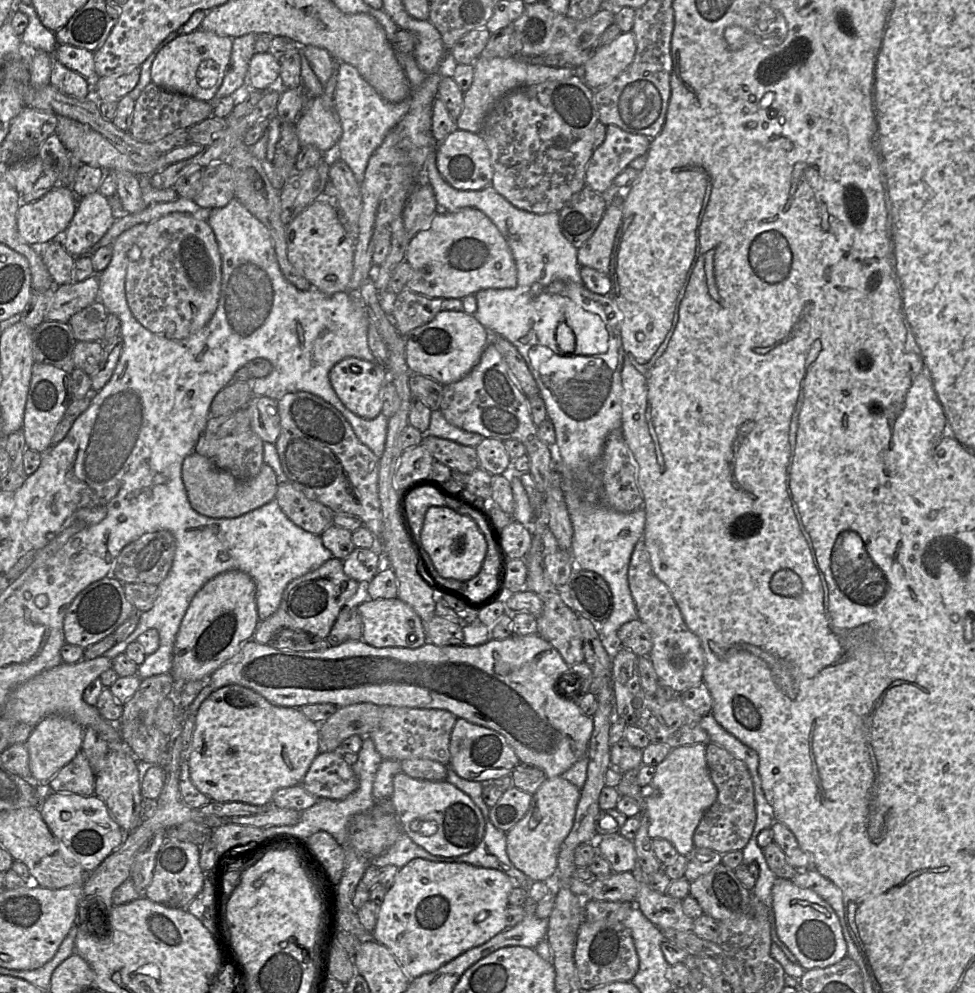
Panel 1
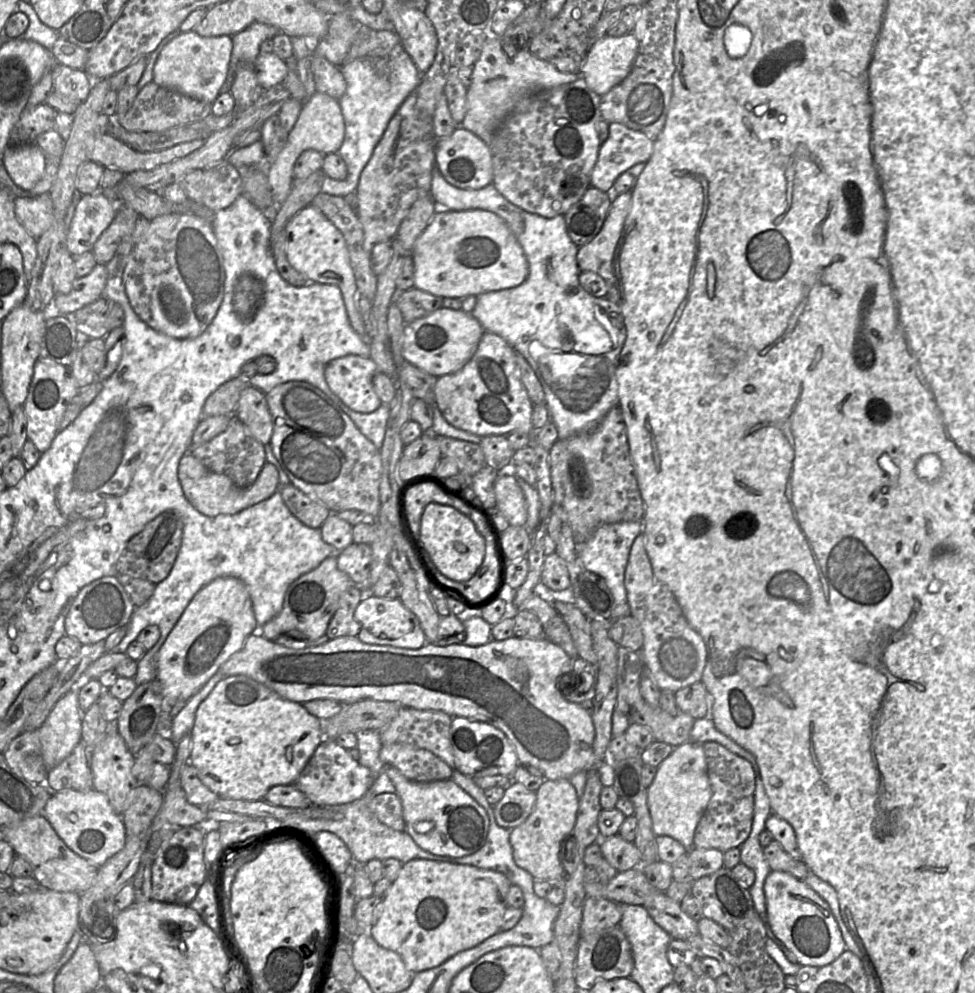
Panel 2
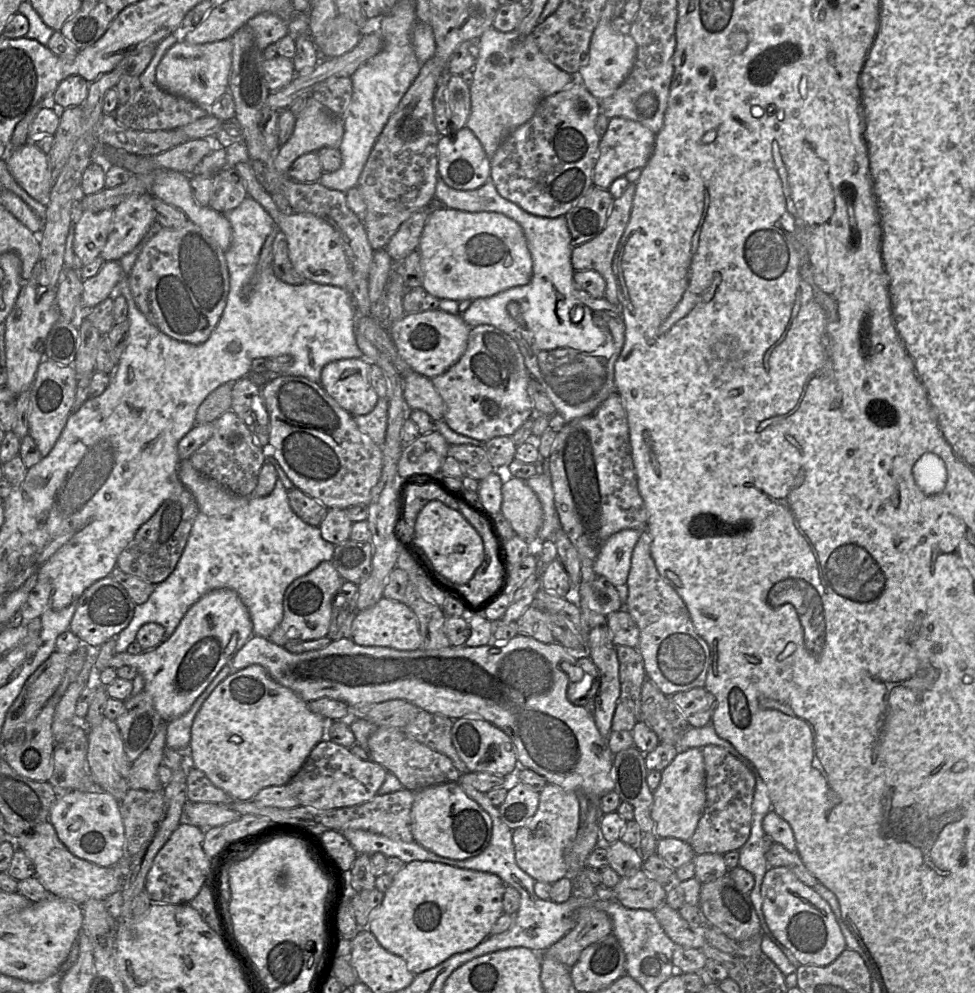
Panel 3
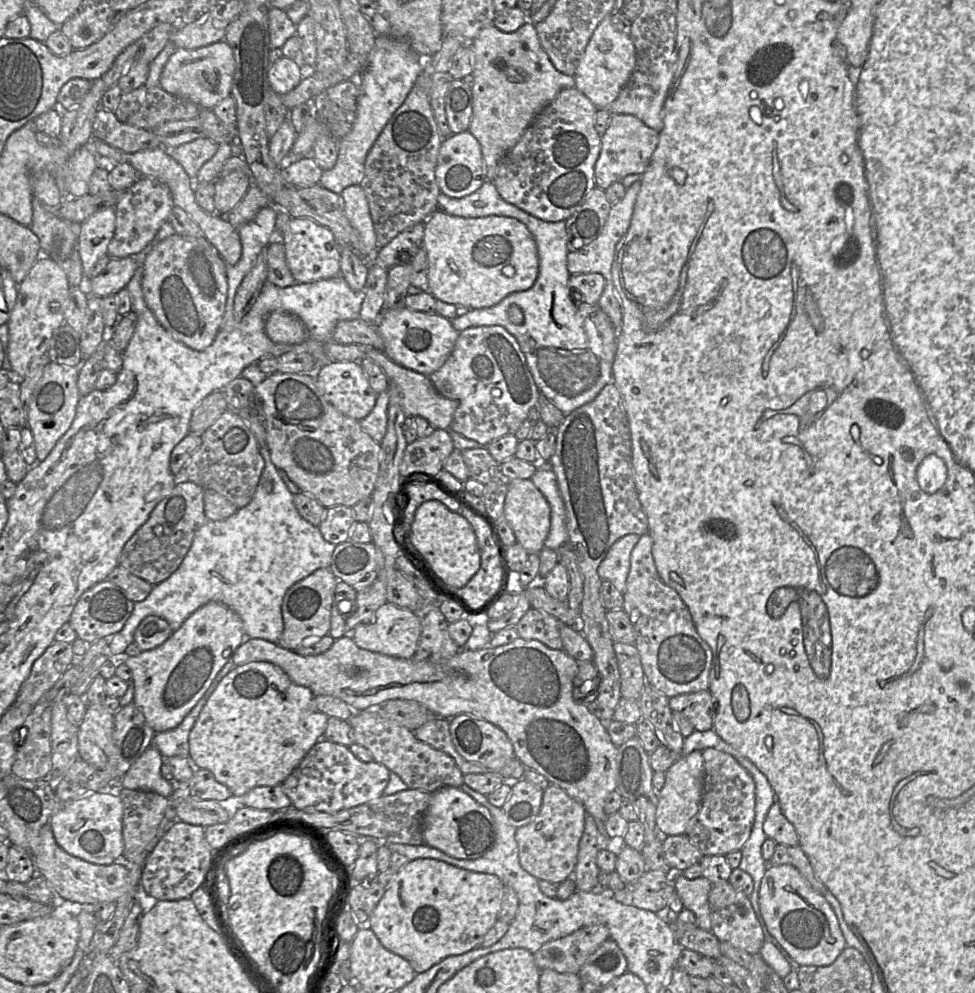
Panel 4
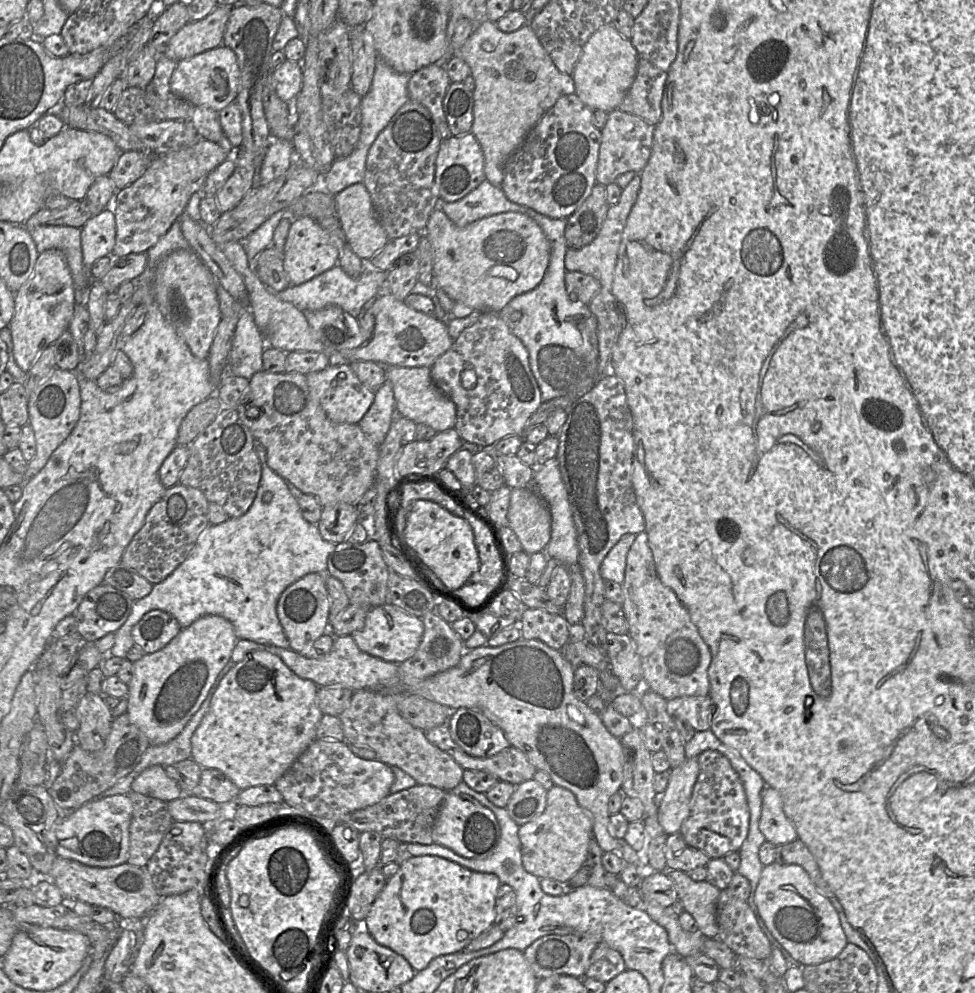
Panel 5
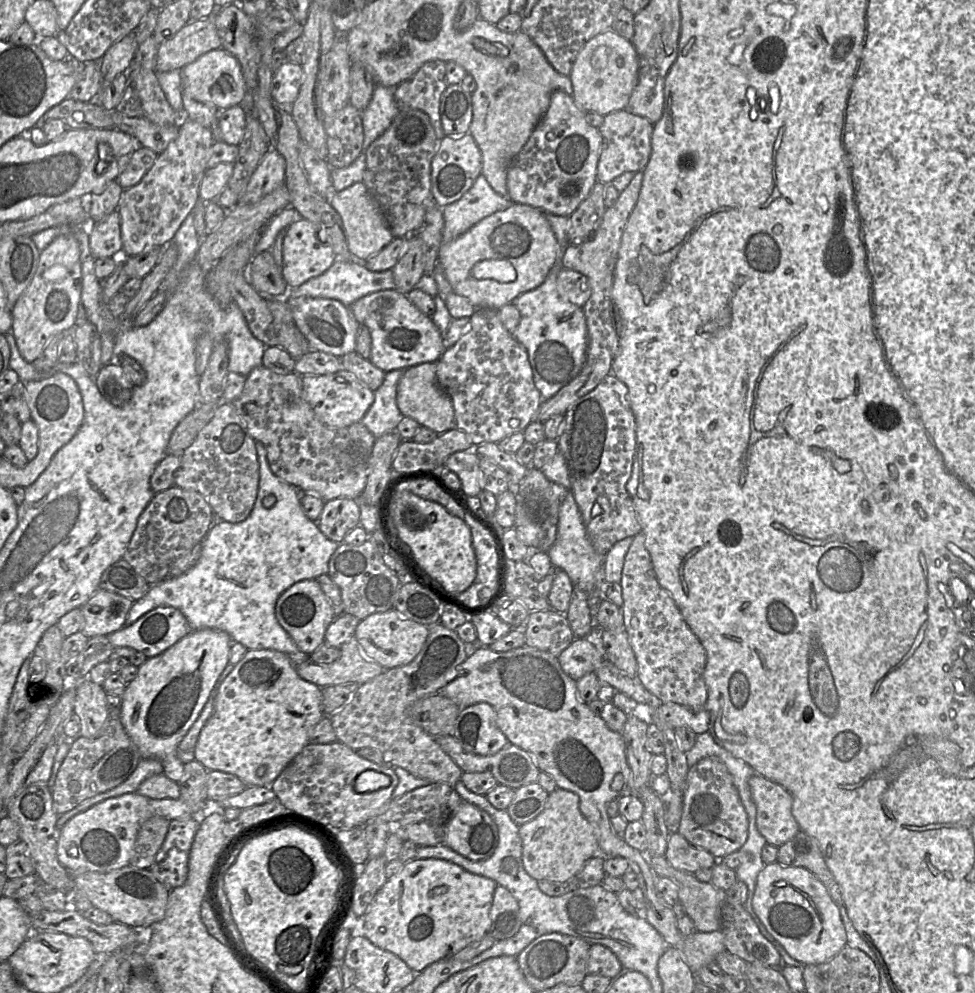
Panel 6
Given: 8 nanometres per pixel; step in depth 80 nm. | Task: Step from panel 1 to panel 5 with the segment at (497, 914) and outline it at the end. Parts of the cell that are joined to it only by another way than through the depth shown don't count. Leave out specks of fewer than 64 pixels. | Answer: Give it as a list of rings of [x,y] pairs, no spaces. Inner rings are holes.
[[[412,856],[404,861],[372,903],[365,921],[373,939],[403,956],[415,971],[441,955],[457,953],[494,925],[496,897],[501,881],[495,874],[469,870],[439,856]]]

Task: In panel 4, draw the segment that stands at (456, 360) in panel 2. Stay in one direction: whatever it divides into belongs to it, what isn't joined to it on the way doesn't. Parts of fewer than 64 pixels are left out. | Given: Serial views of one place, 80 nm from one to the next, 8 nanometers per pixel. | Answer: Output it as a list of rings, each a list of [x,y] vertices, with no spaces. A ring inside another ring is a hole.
[[[407,307],[383,309],[380,312],[378,328],[385,342],[383,352],[392,361],[427,376],[430,376],[443,366],[452,353],[459,336],[459,332],[452,326],[451,320],[444,316],[438,313],[428,314],[425,312],[414,311]]]

